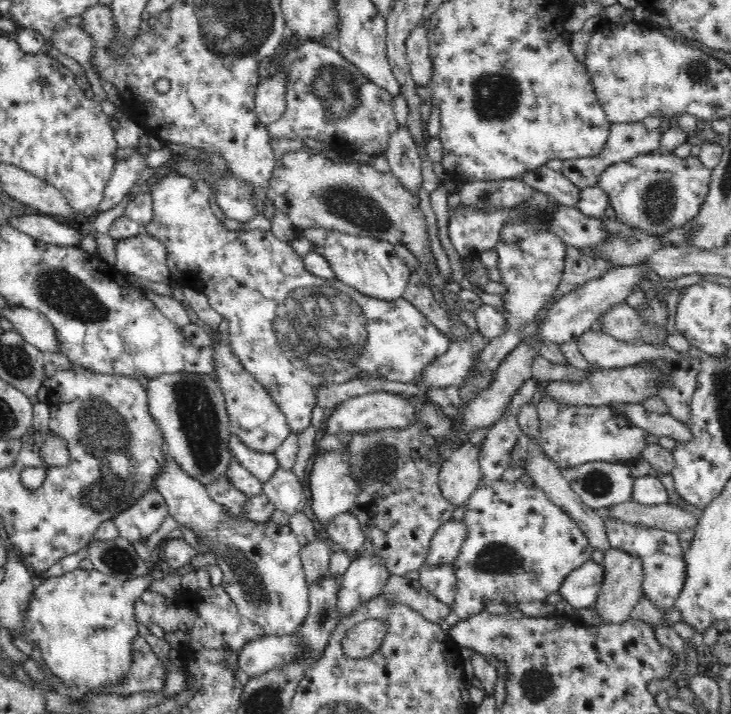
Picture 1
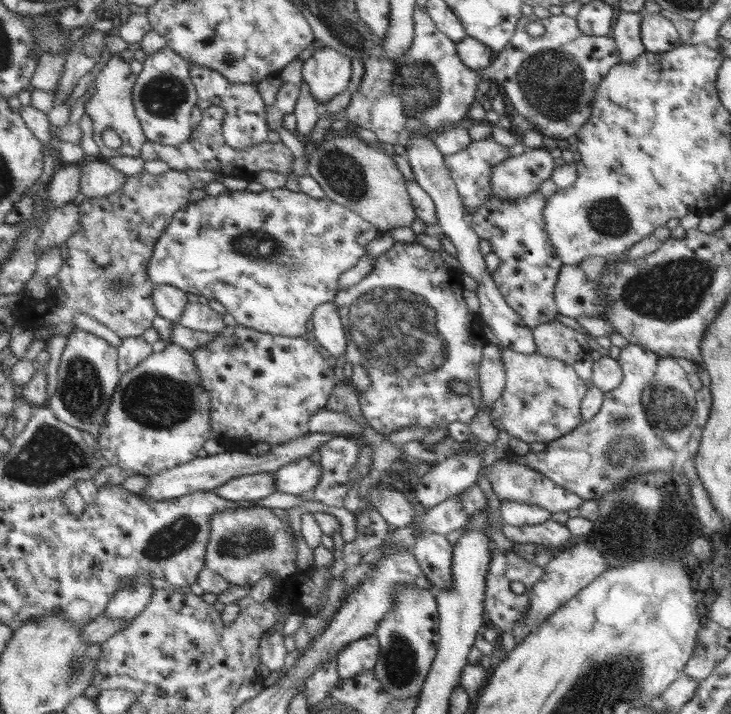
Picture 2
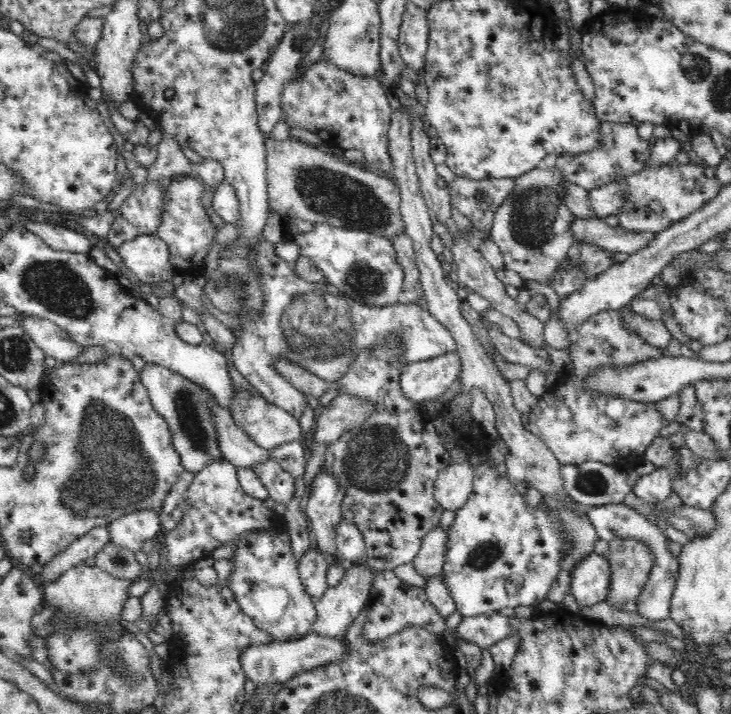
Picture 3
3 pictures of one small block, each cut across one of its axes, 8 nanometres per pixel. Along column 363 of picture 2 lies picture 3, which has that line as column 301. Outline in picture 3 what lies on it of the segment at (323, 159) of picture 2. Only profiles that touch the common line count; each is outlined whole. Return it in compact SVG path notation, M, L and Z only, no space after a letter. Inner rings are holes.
M266 136L264 146L270 208L284 220L290 216L308 218L354 230L368 230L390 240L406 230L400 218L402 196L398 184L390 176L380 176L360 164L352 164L332 152L326 154L294 138L276 142Z

